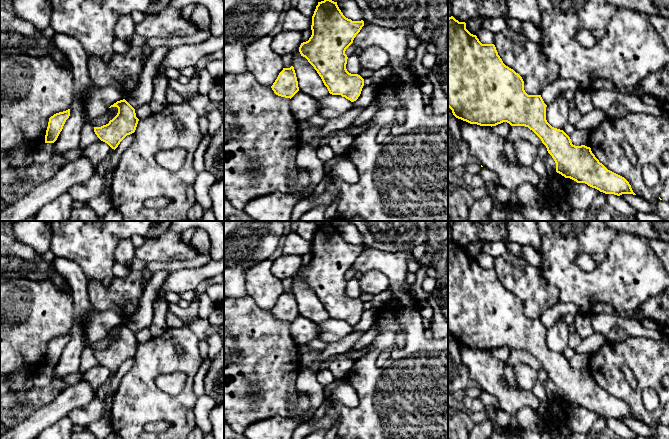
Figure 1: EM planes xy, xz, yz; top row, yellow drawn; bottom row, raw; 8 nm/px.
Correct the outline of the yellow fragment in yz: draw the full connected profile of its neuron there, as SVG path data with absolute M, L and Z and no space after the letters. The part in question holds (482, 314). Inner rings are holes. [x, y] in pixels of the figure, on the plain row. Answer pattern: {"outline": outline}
{"outline": "M453 240L448 242L448 331L456 342L470 348L492 351L507 346L511 350L528 351L546 370L548 377L556 387L557 397L577 407L585 407L605 418L617 420L622 418L636 419L629 406L600 387L590 371L573 369L570 361L563 354L552 351L546 344L547 329L541 319L528 319L524 314L522 301L503 287L495 269L482 268L476 259L471 258L466 253L465 246L459 246Z"}

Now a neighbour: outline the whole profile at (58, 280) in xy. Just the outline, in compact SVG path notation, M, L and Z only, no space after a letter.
M55 269L52 270L50 280L59 291L71 296L71 289L68 282L64 278L64 276Z

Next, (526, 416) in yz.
M530 407L520 408L516 413L516 418L522 429L539 429L539 421L536 412Z

